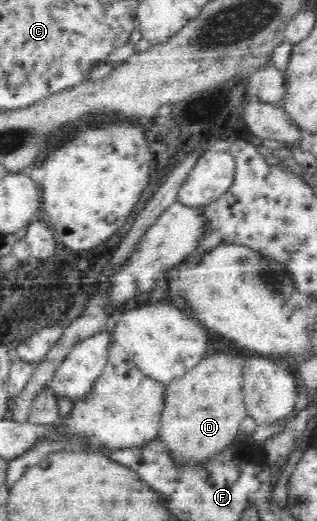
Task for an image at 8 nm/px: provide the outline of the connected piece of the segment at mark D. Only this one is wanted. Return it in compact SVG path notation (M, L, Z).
M238 349L238 356L234 354L208 354L191 372L188 372L183 378L175 379L172 383L164 384L165 404L160 420L159 438L169 454L179 465L200 466L206 464L210 458L214 458L216 452L222 452L224 448L237 444L238 428L242 420L248 416L246 403L244 403L243 393L243 372L242 372L242 354L248 354Z

